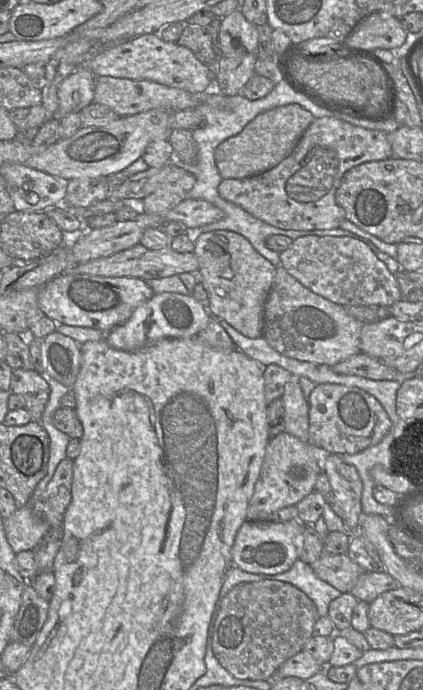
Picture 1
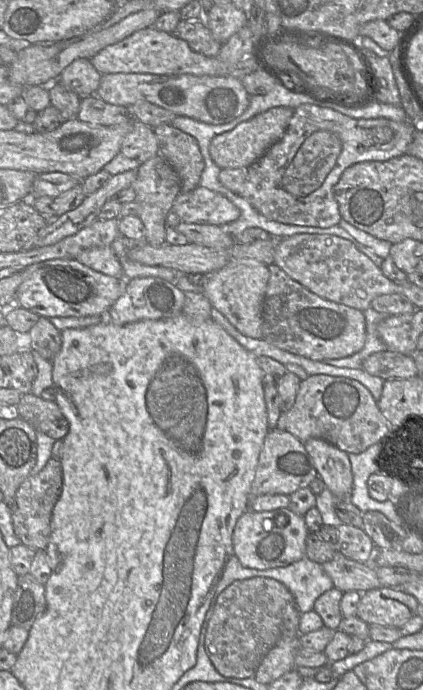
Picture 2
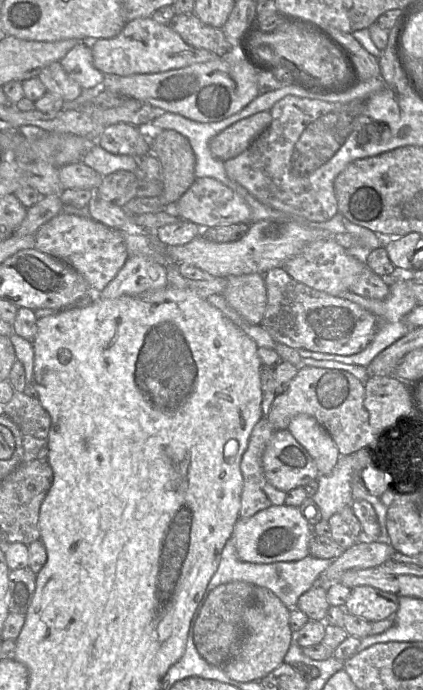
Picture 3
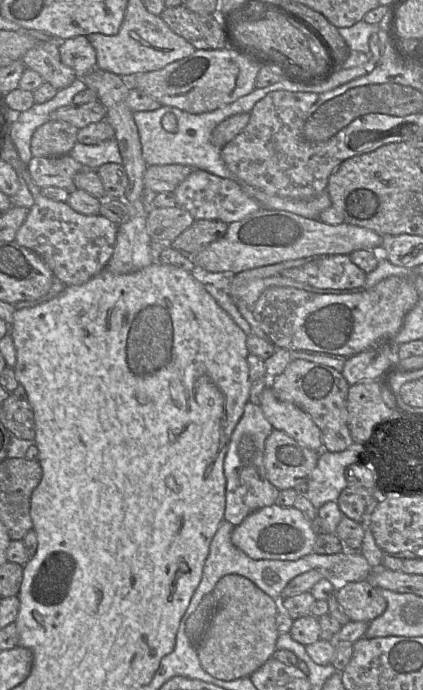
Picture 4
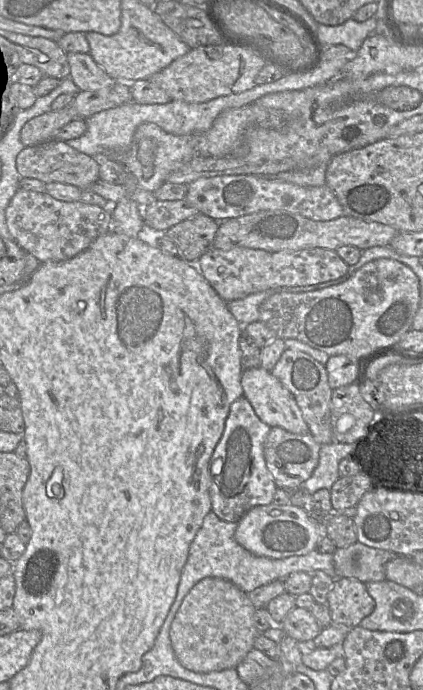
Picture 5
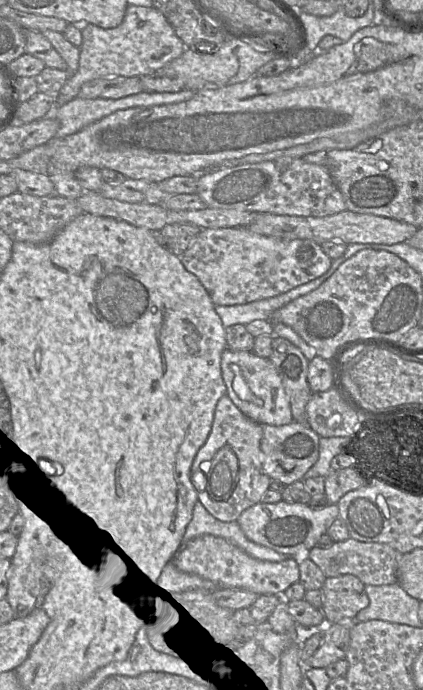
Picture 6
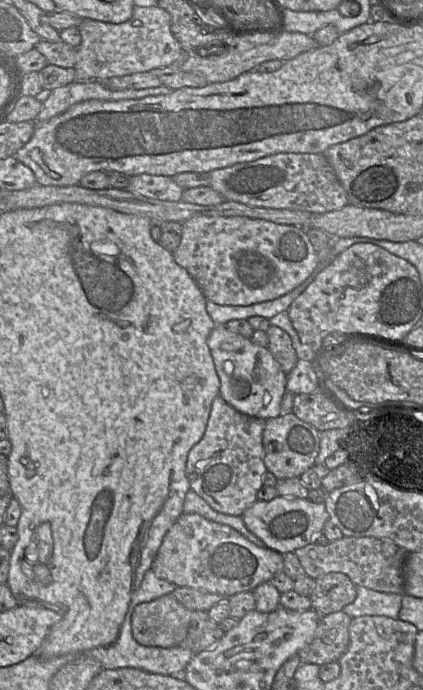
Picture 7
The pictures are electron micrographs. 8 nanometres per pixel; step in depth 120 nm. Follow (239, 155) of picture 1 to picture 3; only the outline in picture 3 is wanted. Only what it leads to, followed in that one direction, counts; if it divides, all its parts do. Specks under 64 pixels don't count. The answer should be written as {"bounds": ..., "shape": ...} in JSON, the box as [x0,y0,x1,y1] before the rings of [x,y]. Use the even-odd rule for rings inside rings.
{"bounds":[210,110,271,162],"shape":[[[270,110],[237,121],[210,140],[211,153],[223,162],[240,155],[268,128],[271,121]]]}

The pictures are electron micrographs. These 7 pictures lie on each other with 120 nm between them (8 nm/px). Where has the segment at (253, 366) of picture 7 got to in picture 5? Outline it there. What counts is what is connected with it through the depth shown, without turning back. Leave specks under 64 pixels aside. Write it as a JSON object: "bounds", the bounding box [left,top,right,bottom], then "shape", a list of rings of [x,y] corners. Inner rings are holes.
{"bounds":[241,367,310,435],"shape":[[[262,367],[243,370],[241,386],[243,388],[243,397],[249,401],[262,422],[270,427],[281,427],[294,434],[304,435],[310,433],[294,396],[271,372]]]}

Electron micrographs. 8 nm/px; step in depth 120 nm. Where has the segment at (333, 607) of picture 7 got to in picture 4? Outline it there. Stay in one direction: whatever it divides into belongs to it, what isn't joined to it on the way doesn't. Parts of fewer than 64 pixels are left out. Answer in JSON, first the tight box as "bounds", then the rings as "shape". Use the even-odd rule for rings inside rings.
{"bounds":[335,580,386,622],"shape":[[[366,580],[338,584],[335,596],[352,622],[367,622],[382,615],[386,600]]]}

